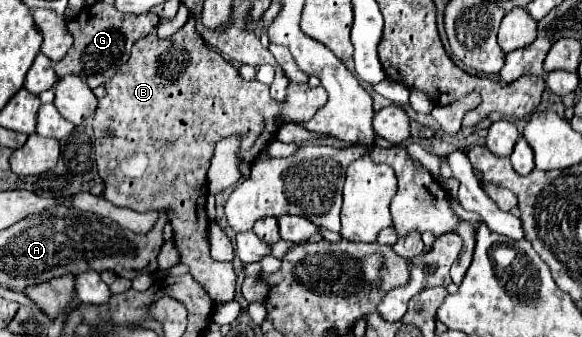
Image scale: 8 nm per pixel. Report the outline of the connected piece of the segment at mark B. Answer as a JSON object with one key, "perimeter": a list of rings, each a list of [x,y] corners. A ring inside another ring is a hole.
{"perimeter":[[[193,17],[183,25],[173,37],[159,39],[155,33],[139,39],[133,45],[129,61],[105,83],[105,97],[99,99],[97,111],[93,115],[93,131],[97,137],[95,143],[95,163],[97,173],[105,183],[103,197],[119,207],[129,207],[135,211],[161,209],[167,211],[169,222],[175,231],[175,247],[181,253],[181,263],[189,267],[189,273],[209,291],[213,301],[229,303],[235,293],[235,271],[231,263],[213,261],[209,255],[207,225],[209,217],[205,213],[205,195],[207,195],[207,169],[213,157],[215,143],[231,135],[243,135],[243,153],[241,153],[241,173],[249,177],[251,161],[267,147],[277,135],[277,117],[283,113],[291,123],[309,121],[317,109],[327,103],[327,91],[323,87],[309,87],[309,83],[291,83],[287,89],[287,101],[277,103],[269,97],[269,85],[259,83],[257,79],[245,81],[239,71],[215,51],[205,47],[205,41],[195,31]],[[113,129],[113,137],[105,137],[105,131]],[[135,155],[145,159],[143,167],[139,161],[131,161]]]}

